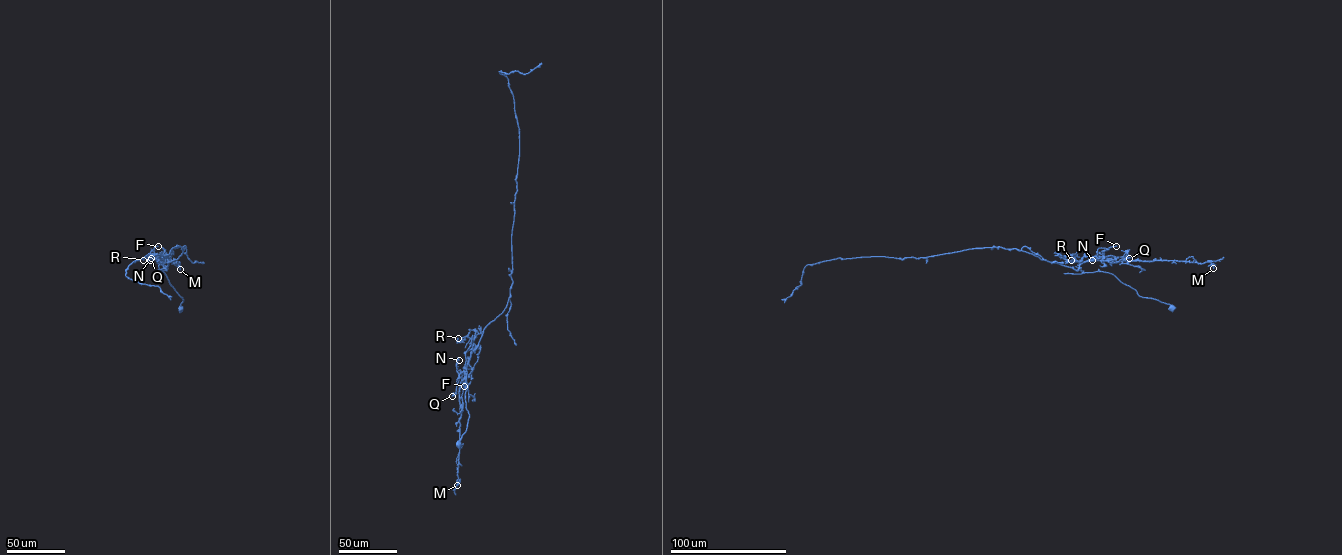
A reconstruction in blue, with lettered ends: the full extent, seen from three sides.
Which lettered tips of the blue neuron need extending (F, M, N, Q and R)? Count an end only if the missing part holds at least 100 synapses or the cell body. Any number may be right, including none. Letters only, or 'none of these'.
none of these

